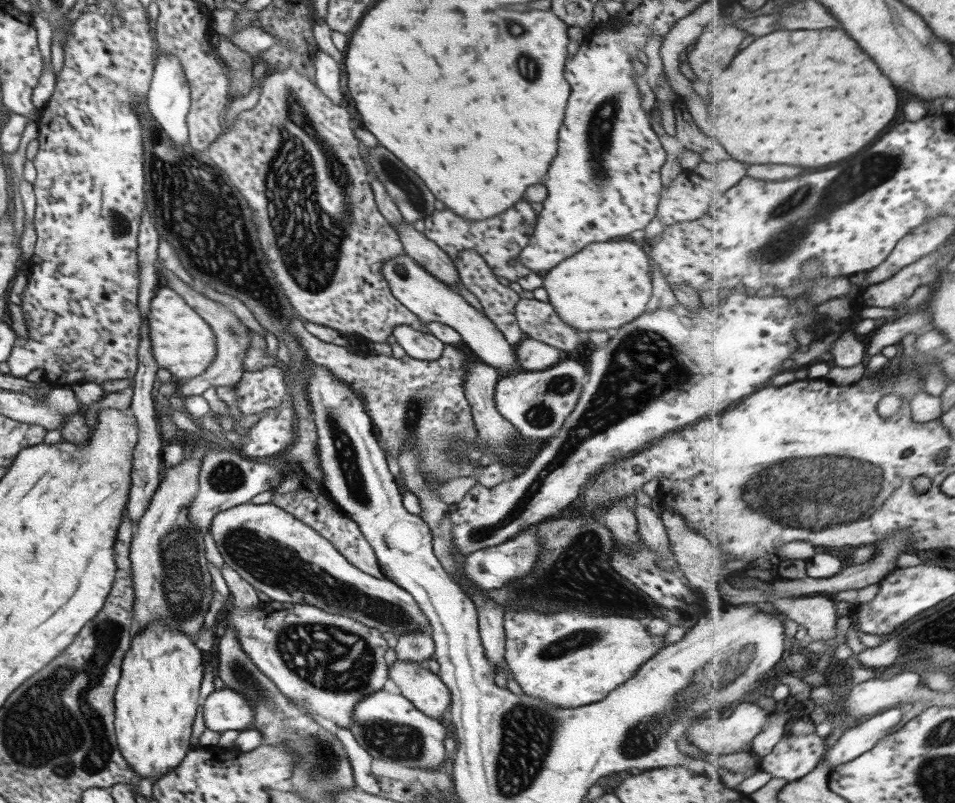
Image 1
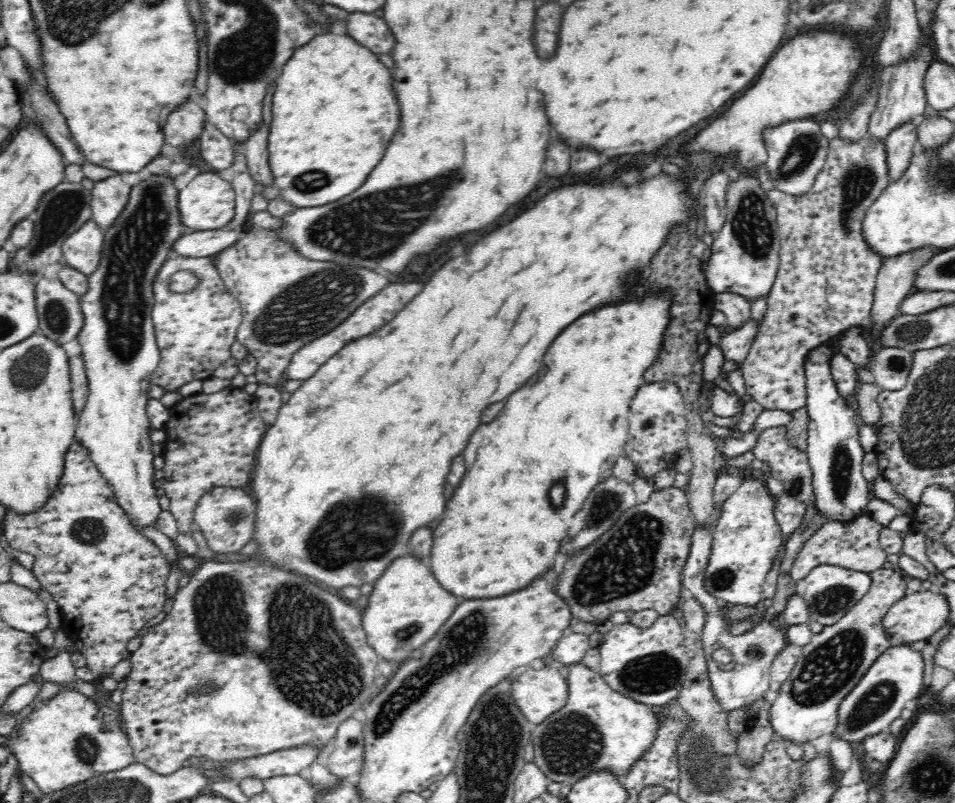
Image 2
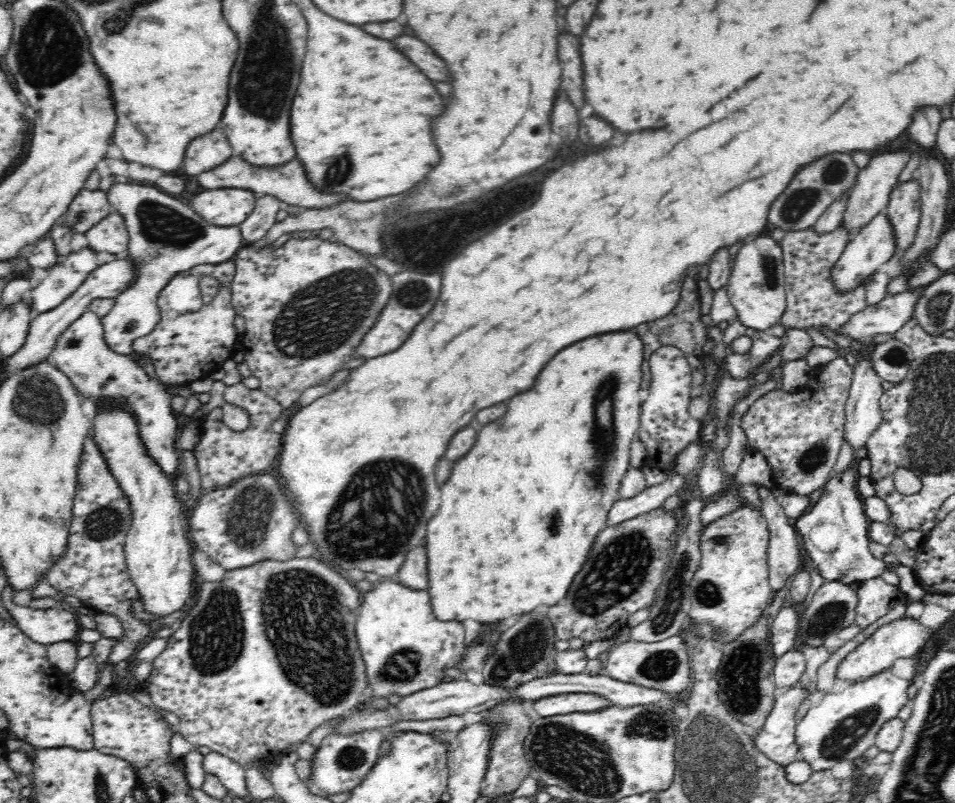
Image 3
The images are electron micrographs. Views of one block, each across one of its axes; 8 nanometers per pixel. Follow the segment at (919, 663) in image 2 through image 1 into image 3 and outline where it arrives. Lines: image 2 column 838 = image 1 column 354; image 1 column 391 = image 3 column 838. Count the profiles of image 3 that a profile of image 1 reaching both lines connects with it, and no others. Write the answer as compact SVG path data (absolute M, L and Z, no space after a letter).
M886 670L858 684L850 684L841 693L829 693L817 698L806 716L796 722L794 737L798 759L807 762L813 772L820 772L842 760L851 762L862 757L864 751L875 744L882 725L896 718L898 712L908 704L909 683Z

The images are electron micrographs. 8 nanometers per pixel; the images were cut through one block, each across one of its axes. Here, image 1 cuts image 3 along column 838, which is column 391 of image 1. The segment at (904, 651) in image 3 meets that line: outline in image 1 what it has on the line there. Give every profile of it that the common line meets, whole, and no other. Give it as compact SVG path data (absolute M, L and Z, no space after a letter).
M397 659L396 662L388 666L387 674L388 678L391 678L391 682L394 682L395 686L399 688L400 695L409 700L417 710L420 710L425 716L441 720L445 708L450 706L450 694L449 689L435 673L421 668L417 663Z

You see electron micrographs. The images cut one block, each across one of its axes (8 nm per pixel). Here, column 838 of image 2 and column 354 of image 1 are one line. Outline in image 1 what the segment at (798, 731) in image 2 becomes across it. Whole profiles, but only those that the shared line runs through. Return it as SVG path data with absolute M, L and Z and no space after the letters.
M265 602L252 609L236 607L228 612L225 626L232 626L241 650L287 699L303 701L306 712L329 719L335 727L348 729L354 704L361 697L379 690L388 678L383 654L388 646L376 628L366 627L348 616L333 615L307 604Z

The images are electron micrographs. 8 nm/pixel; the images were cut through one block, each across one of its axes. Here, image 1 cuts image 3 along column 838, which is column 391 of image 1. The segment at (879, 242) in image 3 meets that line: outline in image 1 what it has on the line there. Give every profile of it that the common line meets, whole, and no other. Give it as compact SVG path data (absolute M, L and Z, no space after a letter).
M405 254L391 257L382 264L382 275L390 293L417 318L419 323L438 322L458 332L460 340L473 352L476 358L490 367L503 372L519 372L514 346L510 345L501 331L484 313L477 311L449 285L431 276L421 265Z

